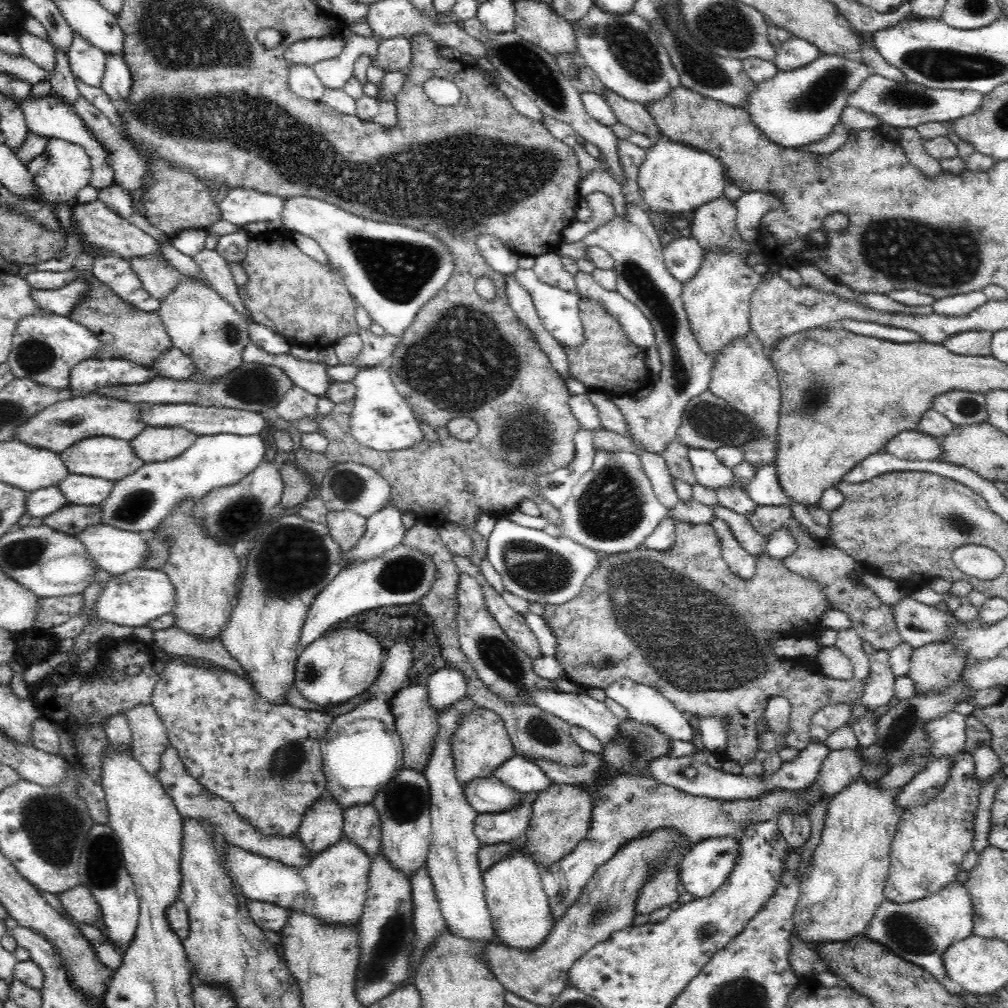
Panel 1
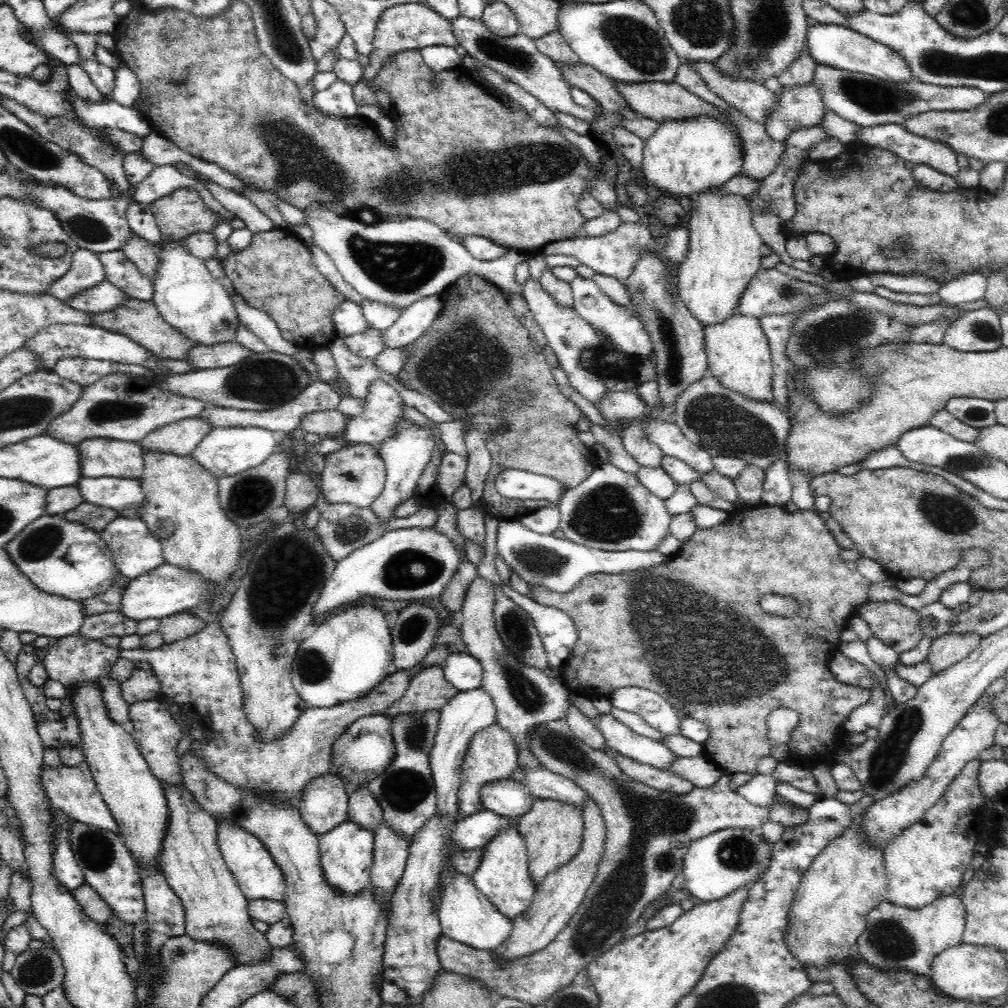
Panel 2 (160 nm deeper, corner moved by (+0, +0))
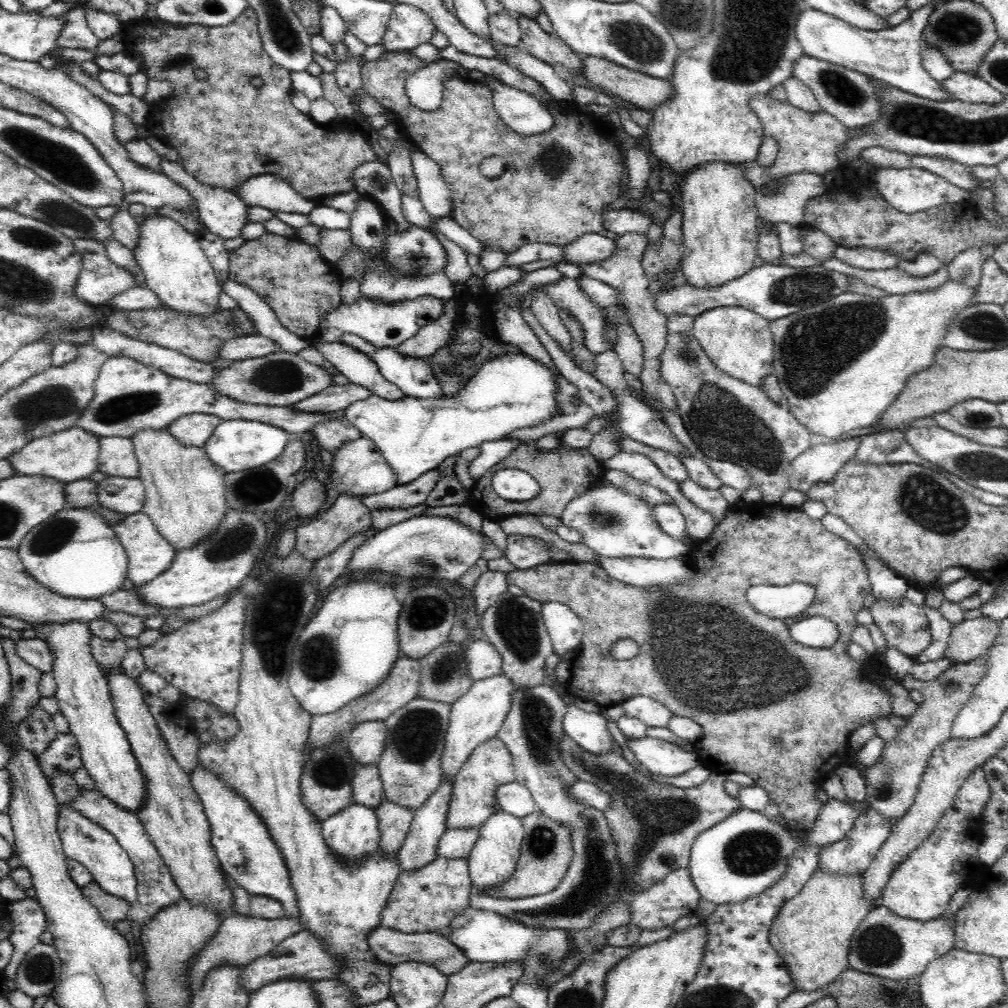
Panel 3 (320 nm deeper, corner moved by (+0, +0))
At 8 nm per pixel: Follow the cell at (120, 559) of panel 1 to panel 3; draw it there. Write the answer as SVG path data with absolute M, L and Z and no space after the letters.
M143 511L136 514L126 515L122 522L113 526L118 540L125 548L129 568L127 578L130 578L135 587L150 582L153 578L159 577L172 564L177 551L175 548L158 532L154 523Z

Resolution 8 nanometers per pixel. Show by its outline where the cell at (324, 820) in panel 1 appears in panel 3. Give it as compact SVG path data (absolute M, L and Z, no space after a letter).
M348 733L340 734L330 744L318 746L307 755L301 778L301 795L304 806L318 820L326 820L328 816L344 810L344 806L353 802L352 780L357 772L358 762L349 753L348 739Z

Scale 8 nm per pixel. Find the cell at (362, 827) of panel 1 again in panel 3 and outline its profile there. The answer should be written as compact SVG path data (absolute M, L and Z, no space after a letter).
M359 764L352 780L353 802L376 809L384 794L380 767L376 764Z

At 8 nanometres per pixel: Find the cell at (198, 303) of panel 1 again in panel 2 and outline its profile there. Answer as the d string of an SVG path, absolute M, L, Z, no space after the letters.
M166 239L156 244L158 268L152 280L153 302L170 326L202 346L235 340L238 317L230 296L206 268L205 261L194 256L183 241Z

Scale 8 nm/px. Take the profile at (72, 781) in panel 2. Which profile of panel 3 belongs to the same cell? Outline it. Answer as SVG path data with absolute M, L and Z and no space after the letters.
M81 789L81 795L75 801L64 805L77 810L86 818L92 820L92 822L103 826L110 834L116 837L119 845L127 852L133 864L134 876L138 882L136 884L136 901L140 904L140 908L146 910L150 919L159 910L162 910L164 906L174 904L174 902L178 902L182 898L181 890L174 882L174 877L168 865L163 861L158 849L154 846L150 835L136 813L118 806L102 793L84 789Z

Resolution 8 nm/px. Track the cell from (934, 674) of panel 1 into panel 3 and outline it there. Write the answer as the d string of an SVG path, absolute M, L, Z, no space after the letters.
M980 616L963 620L953 626L945 656L952 658L954 663L971 662L986 656L998 634L999 623L991 618Z

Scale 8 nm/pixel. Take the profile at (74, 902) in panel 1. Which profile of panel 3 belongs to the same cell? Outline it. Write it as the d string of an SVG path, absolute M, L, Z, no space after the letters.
M96 881L89 882L81 889L81 893L97 908L100 917L109 924L127 919L132 902L103 892Z

